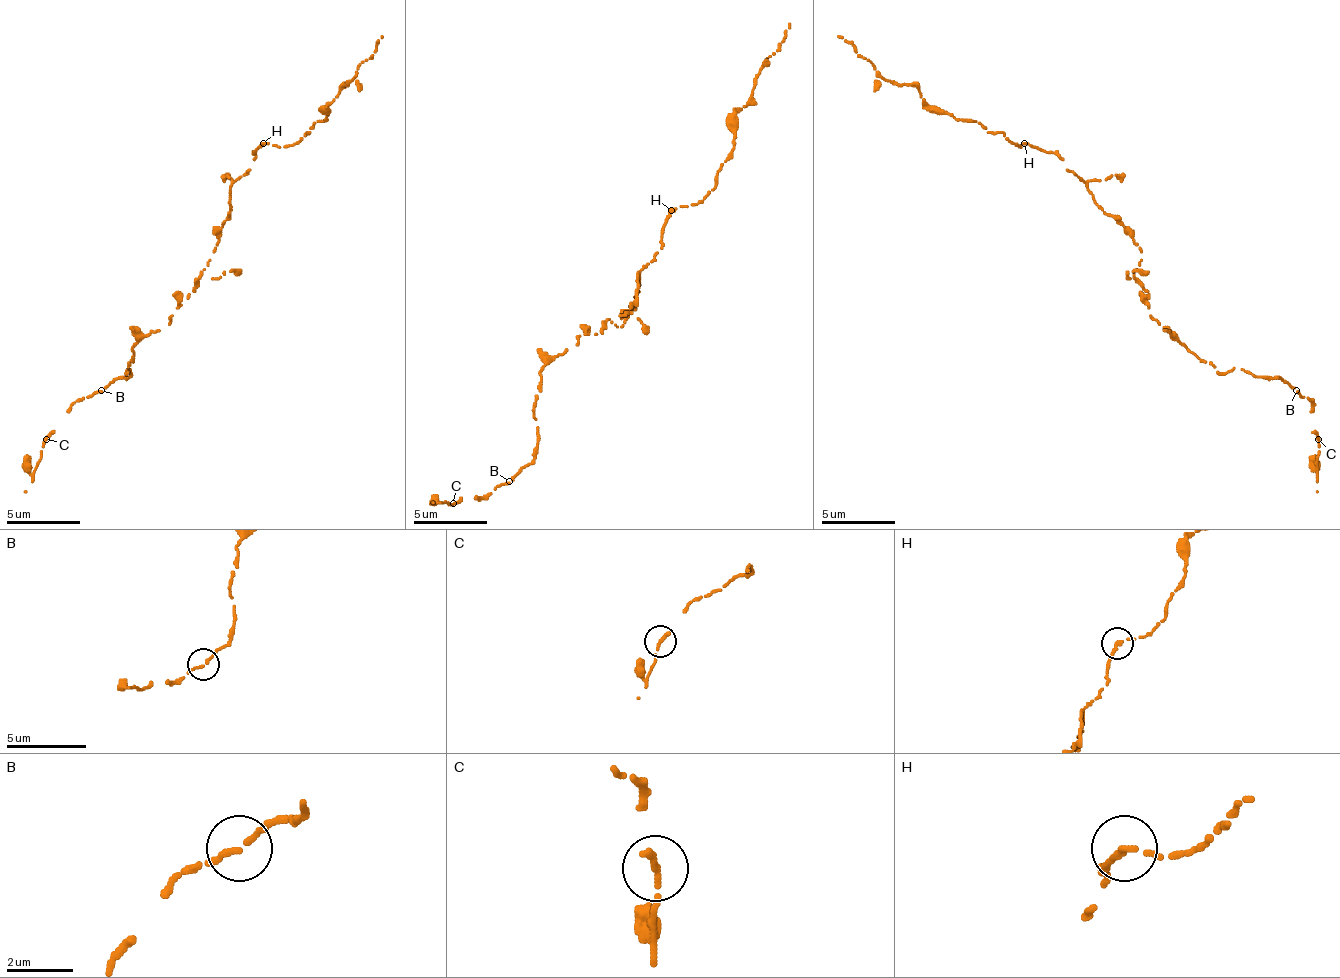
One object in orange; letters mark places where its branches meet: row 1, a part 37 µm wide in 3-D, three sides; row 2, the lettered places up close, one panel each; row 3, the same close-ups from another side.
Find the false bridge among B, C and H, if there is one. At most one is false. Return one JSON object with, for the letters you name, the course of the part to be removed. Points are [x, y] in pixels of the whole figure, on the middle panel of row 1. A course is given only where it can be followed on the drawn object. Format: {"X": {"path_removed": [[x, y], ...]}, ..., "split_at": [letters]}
{"split_at": []}

